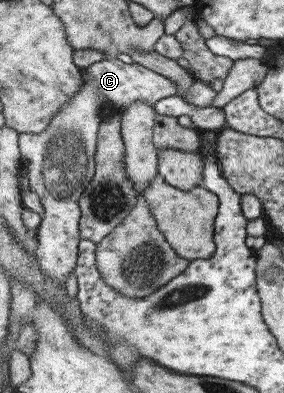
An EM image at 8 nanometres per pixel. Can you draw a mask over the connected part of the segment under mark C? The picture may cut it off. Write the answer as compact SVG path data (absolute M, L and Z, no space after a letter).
M116 58L98 61L82 70L88 81L83 81L80 91L61 105L44 131L17 134L19 156L28 163L25 174L29 189L39 197L44 212L35 232L35 258L41 272L61 286L64 286L65 278L75 266L77 243L81 239L77 198L95 172L93 158L97 127L104 116L117 111L121 113L135 101L153 106L156 101L176 93L176 86L168 77L136 63L126 65Z

